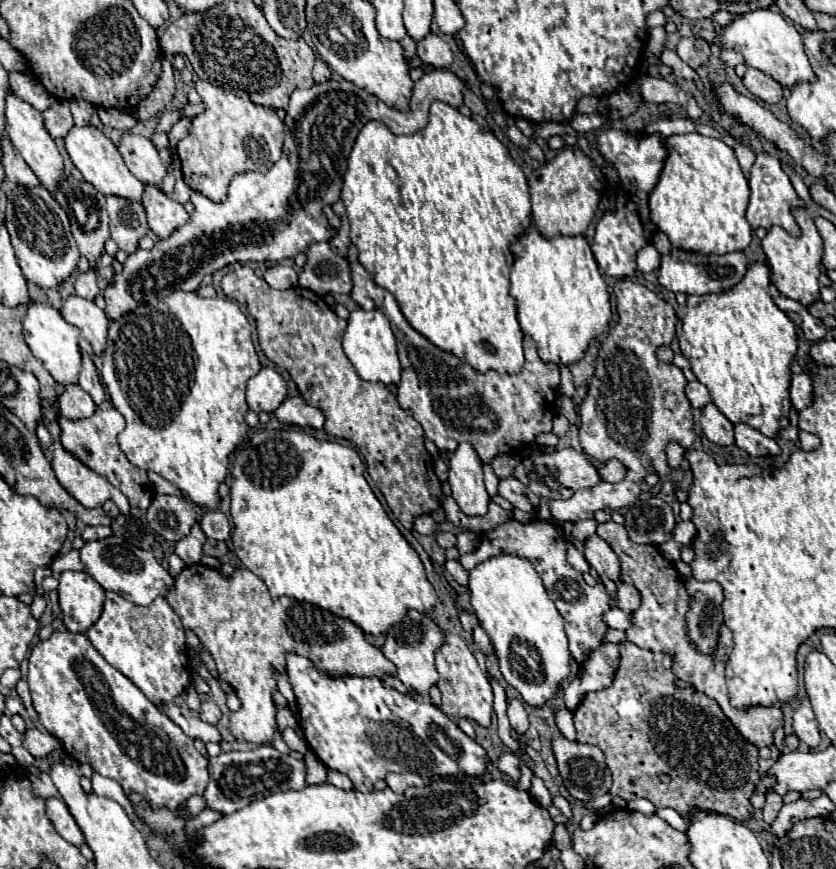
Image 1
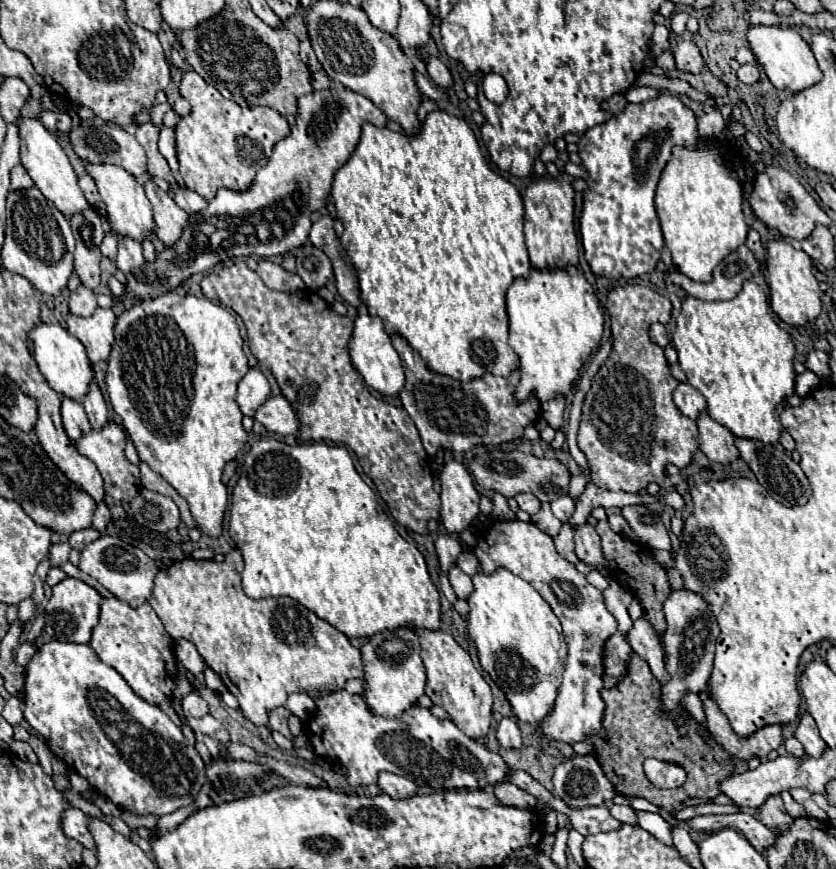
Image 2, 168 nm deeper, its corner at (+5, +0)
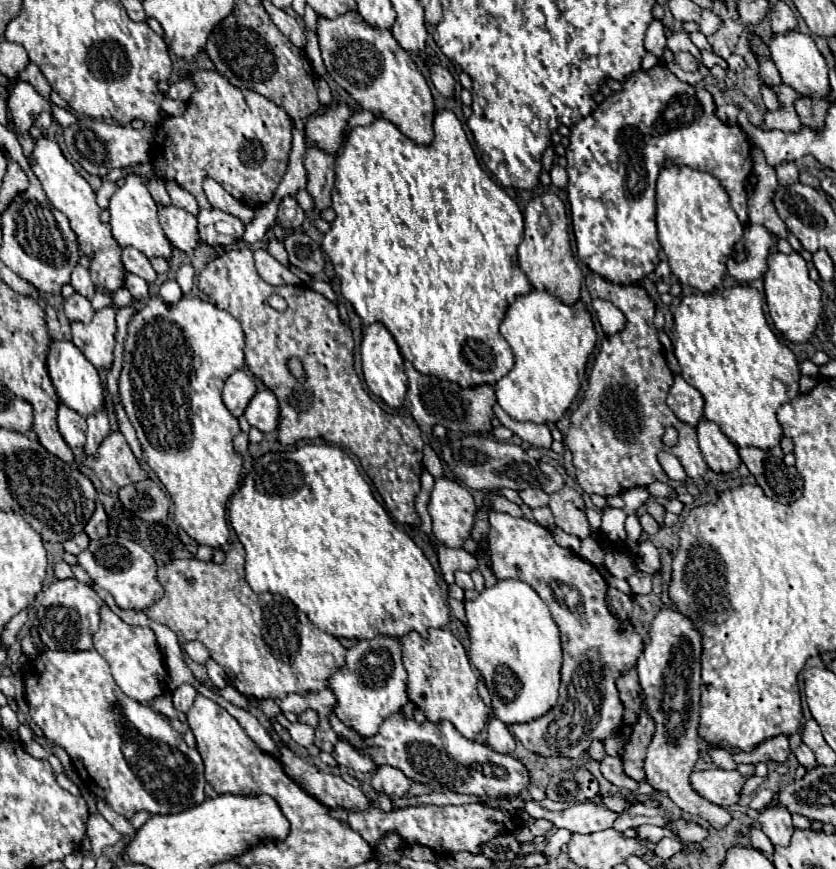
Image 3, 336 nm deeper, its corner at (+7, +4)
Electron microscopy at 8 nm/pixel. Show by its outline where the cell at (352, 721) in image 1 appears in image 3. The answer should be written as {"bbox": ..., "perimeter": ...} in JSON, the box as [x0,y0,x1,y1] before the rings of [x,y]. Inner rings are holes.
{"bbox":[355,712,529,796],"perimeter":[[[395,712],[379,726],[375,736],[361,738],[363,746],[355,746],[369,756],[375,766],[389,764],[399,768],[409,780],[427,784],[435,790],[453,790],[461,794],[489,794],[489,796],[517,796],[529,786],[527,768],[509,754],[499,754],[485,744],[467,740],[451,722],[417,722],[403,712]]]}

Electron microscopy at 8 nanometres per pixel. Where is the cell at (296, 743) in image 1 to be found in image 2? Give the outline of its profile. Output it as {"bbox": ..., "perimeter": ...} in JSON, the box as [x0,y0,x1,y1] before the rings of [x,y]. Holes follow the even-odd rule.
{"bbox":[267,708,293,738],"perimeter":[[[275,708],[271,714],[269,714],[269,720],[267,720],[267,726],[269,730],[279,730],[281,734],[285,734],[287,738],[293,738],[291,730],[287,728],[287,718],[289,718],[289,710],[287,708]]]}

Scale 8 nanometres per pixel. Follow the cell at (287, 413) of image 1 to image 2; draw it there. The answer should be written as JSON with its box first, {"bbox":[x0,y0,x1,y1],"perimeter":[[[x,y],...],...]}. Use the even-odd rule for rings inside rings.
{"bbox":[253,396,297,434],"perimeter":[[[271,396],[253,416],[253,420],[261,422],[267,432],[273,434],[297,434],[297,418],[293,408],[289,406],[289,402],[283,396]]]}

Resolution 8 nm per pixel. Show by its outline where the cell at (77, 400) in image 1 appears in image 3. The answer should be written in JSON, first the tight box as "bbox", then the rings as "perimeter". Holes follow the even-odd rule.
{"bbox":[57,404,85,448],"perimeter":[[[59,404],[59,416],[57,416],[57,424],[59,424],[59,432],[65,438],[65,442],[71,448],[83,448],[85,444],[85,418],[79,416],[75,410],[67,408],[65,404]]]}

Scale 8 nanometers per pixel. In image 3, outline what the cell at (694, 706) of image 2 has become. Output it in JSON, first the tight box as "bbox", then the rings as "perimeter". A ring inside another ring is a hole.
{"bbox":[707,744,737,770],"perimeter":[[[707,744],[707,754],[713,758],[713,762],[715,762],[717,766],[721,766],[721,768],[725,768],[725,770],[737,768],[737,764],[735,764],[735,760],[731,758],[731,754],[729,754],[725,748],[721,748],[721,746],[711,746],[711,744]]]}

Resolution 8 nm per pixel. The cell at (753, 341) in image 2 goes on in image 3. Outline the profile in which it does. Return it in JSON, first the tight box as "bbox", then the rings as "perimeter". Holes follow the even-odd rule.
{"bbox":[675,286,801,450],"perimeter":[[[733,286],[713,294],[683,296],[675,310],[675,356],[685,382],[695,386],[705,398],[705,418],[715,422],[735,446],[769,450],[779,444],[783,432],[775,412],[799,394],[801,374],[795,354],[769,328],[763,314],[763,298],[757,288]]]}

